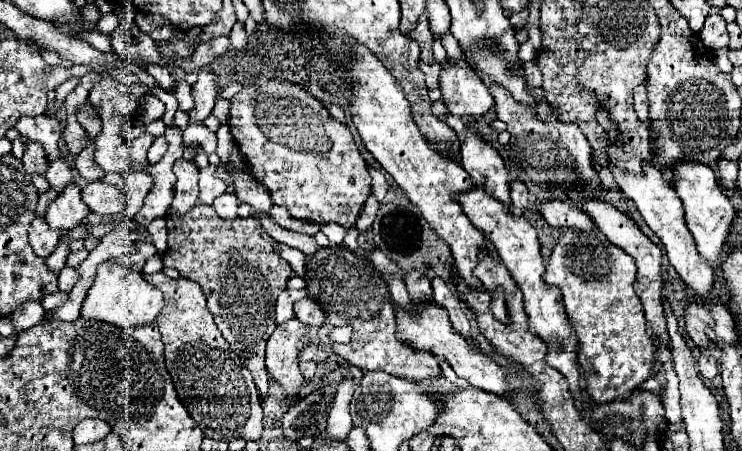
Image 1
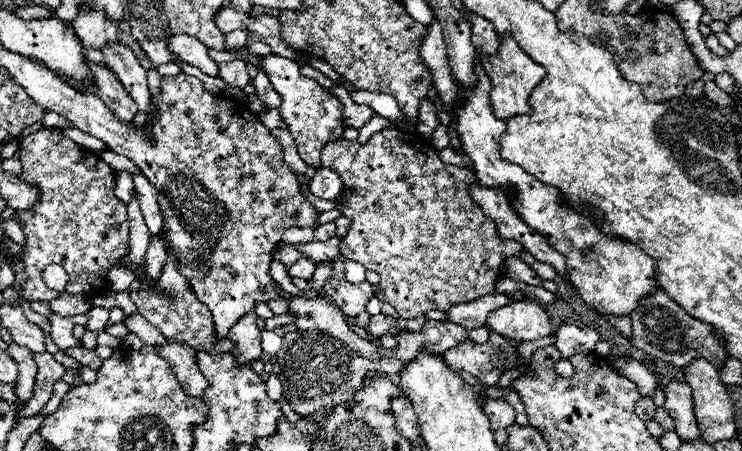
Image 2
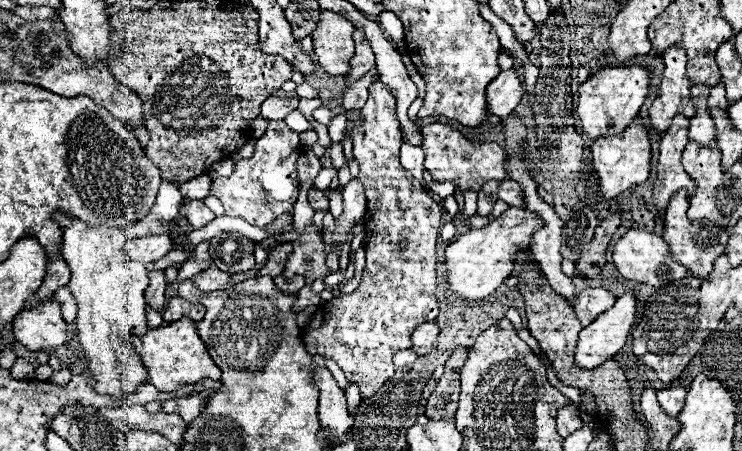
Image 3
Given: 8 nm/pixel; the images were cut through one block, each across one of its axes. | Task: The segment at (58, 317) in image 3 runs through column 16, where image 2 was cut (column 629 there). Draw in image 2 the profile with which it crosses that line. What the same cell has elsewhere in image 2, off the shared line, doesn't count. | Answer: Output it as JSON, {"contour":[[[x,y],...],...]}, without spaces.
{"contour":[[[600,314],[610,326],[614,326],[616,330],[620,330],[628,340],[632,338],[632,320],[630,316],[610,316],[610,314]]]}

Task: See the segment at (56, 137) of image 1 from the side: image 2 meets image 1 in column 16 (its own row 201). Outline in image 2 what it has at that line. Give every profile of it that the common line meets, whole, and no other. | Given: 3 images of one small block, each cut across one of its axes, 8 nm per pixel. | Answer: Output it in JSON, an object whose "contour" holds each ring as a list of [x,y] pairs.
{"contour":[[[116,172],[116,182],[114,182],[114,194],[122,202],[130,202],[134,194],[134,176],[130,172]]]}

